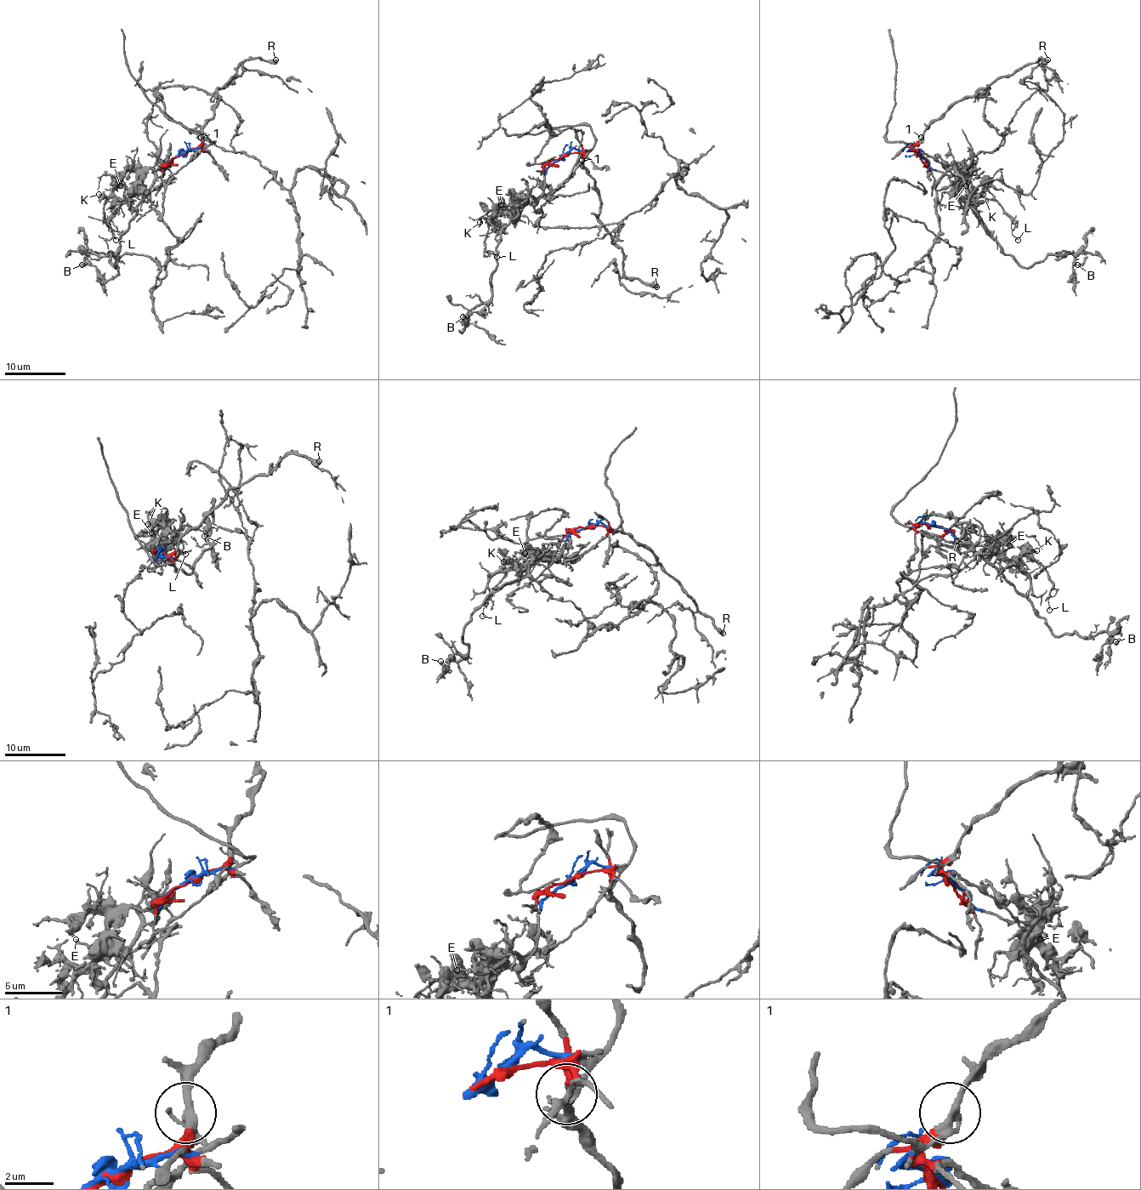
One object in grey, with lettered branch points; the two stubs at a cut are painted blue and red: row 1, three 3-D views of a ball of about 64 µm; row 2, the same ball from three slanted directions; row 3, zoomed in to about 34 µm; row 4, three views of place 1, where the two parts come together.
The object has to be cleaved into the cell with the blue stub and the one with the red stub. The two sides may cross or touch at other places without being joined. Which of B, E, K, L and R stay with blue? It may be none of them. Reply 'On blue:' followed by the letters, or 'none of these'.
On blue: B, E, K, L

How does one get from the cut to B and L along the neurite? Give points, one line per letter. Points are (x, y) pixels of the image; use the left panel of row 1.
B: (179, 154), (137, 207), (116, 253), (116, 268), (110, 255), (83, 253), (82, 264)
L: (179, 154), (147, 190), (135, 190), (129, 197), (112, 196), (105, 202), (103, 217), (116, 240)

